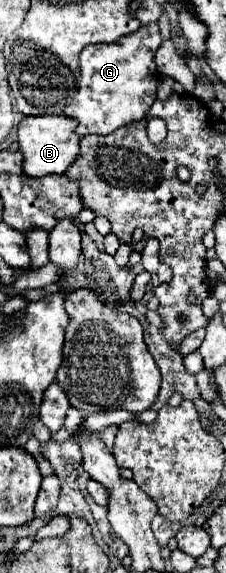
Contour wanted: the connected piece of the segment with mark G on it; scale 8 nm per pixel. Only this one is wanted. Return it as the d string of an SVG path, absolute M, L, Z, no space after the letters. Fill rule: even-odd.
M157 23L141 25L135 33L125 35L119 43L101 43L85 47L79 59L81 75L75 99L63 109L63 115L79 121L77 135L109 135L119 127L127 127L147 117L149 107L157 99L155 89L159 81L155 51L163 43Z

